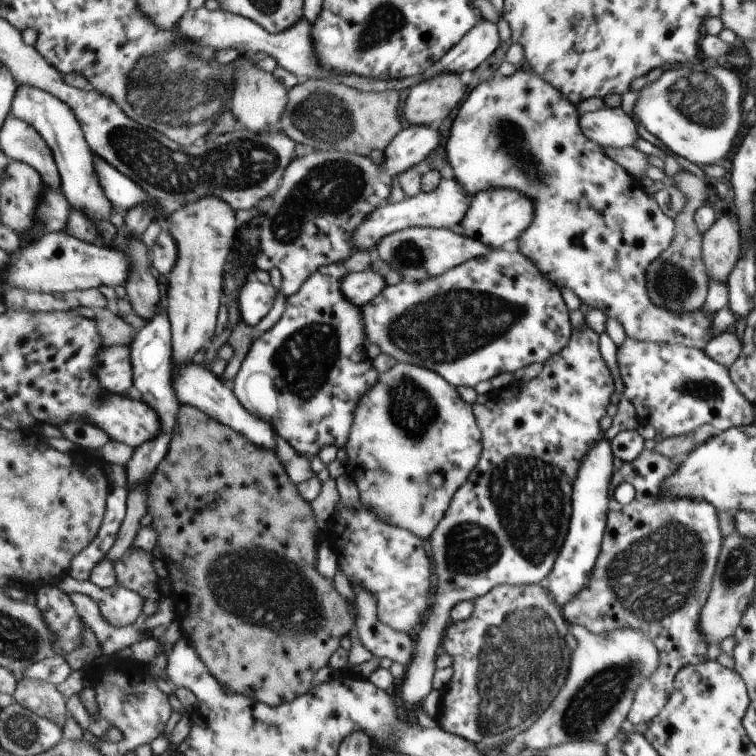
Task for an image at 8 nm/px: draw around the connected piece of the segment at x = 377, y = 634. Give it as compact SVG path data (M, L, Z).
M354 582L352 590L356 596L357 615L354 634L374 657L390 658L405 667L414 658L414 642L404 630L395 630L382 624L377 616L378 600L364 586Z

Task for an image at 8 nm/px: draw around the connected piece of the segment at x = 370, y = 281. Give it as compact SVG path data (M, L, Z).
M371 268L358 273L350 273L346 278L342 278L342 294L354 306L368 305L386 286L388 284L384 276Z

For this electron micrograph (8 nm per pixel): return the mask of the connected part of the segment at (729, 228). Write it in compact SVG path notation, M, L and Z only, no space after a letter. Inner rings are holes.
M724 215L702 237L702 262L707 276L726 282L740 256L740 226Z

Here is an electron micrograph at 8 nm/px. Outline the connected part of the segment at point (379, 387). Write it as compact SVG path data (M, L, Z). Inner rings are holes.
M400 362L390 370L383 372L381 377L378 378L378 382L366 392L366 396L362 396L362 400L358 402L357 409L354 410L353 428L354 430L350 430L350 438L345 446L347 454L346 464L348 465L349 475L358 489L359 502L364 505L364 508L368 508L370 512L374 512L380 520L384 520L388 526L396 526L396 528L402 528L402 530L409 530L412 534L418 535L418 538L428 538L434 532L434 529L437 528L446 510L448 510L448 505L454 494L456 494L456 490L466 482L468 474L472 472L472 468L474 468L480 460L482 436L475 416L472 414L472 406L461 397L456 387L446 382L446 379L442 378L442 376L434 372L434 370Z

